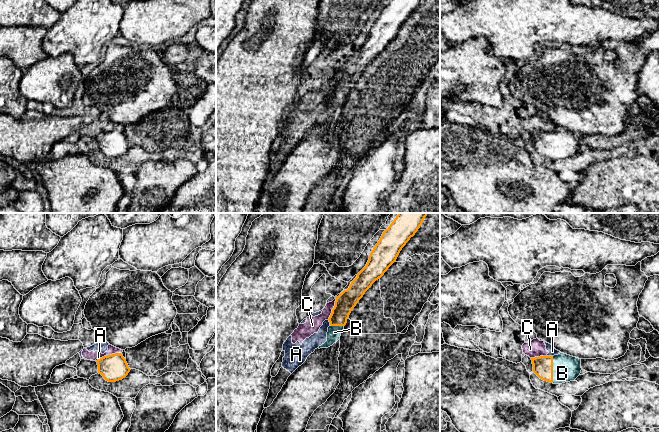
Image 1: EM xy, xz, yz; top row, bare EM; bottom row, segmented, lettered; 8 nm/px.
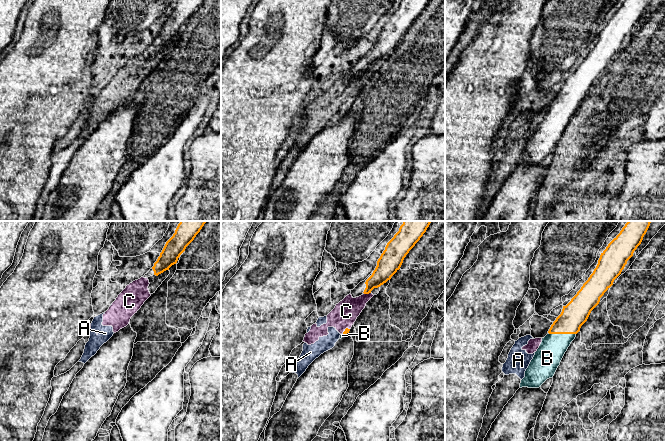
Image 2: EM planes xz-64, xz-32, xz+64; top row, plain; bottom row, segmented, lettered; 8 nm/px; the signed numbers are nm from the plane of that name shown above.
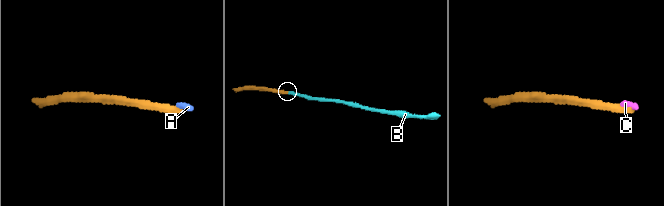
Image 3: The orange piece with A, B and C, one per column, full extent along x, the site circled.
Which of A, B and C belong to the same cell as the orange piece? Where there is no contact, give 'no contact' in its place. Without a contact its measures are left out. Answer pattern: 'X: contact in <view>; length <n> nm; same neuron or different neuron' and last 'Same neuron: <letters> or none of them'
A: contact in yz; length 60 nm; different neuron
B: contact in yz; length 220 nm; same neuron
C: contact in xz; length 200 nm; different neuron
Same neuron: B

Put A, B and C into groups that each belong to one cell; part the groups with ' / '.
A C / B

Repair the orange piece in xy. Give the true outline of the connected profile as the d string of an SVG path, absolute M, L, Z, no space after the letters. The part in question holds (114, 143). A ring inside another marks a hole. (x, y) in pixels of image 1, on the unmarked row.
M121 129L104 132L96 138L98 141L98 149L108 158L122 156L131 146Z

